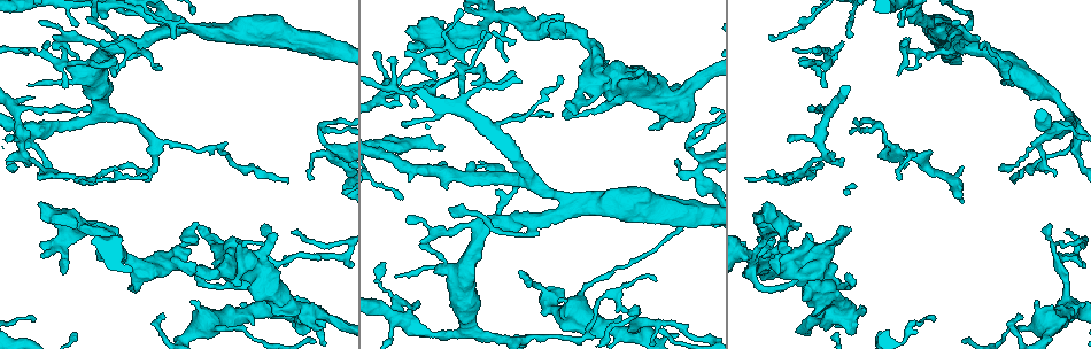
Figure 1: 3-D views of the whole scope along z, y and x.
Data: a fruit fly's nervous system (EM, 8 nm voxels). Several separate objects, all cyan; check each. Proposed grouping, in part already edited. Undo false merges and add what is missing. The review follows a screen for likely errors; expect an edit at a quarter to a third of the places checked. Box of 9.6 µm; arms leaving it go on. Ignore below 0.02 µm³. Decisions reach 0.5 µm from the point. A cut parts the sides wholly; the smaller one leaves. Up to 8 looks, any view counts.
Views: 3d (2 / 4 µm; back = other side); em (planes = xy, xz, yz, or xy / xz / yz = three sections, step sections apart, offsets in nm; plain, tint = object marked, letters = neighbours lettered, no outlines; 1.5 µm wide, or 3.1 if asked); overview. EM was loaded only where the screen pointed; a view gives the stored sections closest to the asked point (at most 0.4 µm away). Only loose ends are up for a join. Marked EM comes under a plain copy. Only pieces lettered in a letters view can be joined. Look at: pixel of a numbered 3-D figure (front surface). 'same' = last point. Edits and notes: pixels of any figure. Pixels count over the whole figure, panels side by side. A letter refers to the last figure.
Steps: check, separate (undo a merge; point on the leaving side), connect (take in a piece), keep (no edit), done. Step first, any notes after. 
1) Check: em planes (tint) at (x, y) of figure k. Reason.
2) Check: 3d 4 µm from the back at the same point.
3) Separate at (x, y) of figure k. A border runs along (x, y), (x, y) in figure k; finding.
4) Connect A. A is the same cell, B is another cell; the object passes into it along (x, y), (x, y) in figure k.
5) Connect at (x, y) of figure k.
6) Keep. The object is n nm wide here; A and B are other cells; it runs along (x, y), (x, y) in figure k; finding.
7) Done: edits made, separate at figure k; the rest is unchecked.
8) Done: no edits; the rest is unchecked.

Check: 3d 4 µm at (513, 191) of figure 1. Abrupt turn.

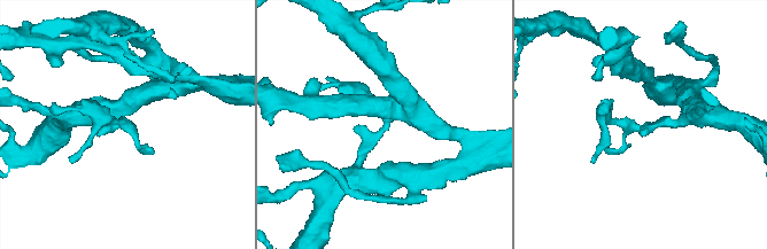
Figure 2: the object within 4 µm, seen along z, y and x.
Check: em planes (letters) at (382, 130) of figure 2.

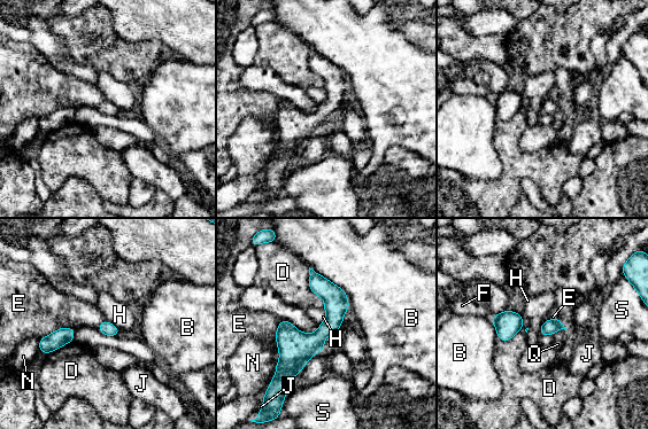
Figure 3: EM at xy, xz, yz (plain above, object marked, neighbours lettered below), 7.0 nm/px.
Keep. The longest contact is with B, 400 nm; B, D, E, F, H, J, N, Q and S are other cells; it runs along (313, 274), (332, 321), (283, 381) in figure 3; continuous, no second neuron.

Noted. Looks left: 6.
Check: em planes (letters) at (877, 126) of figure 1. Two arms at a narrow angle.

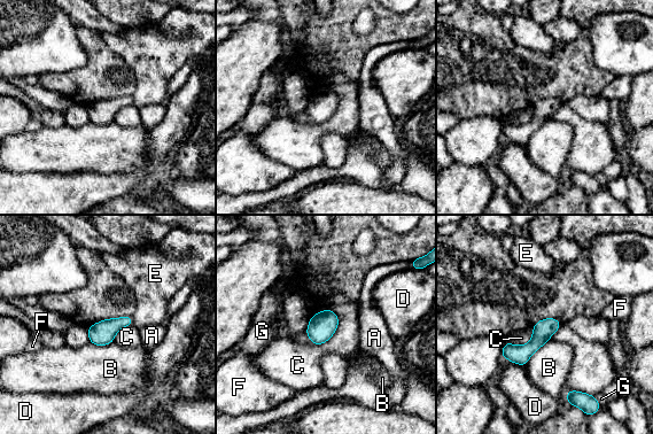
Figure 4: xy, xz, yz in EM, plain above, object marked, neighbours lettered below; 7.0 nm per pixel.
Keep. A, B, C, D, E, F and G are other cells; one neuron here.

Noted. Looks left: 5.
Check: 3d 2 µm at (565, 111) of figure 1.

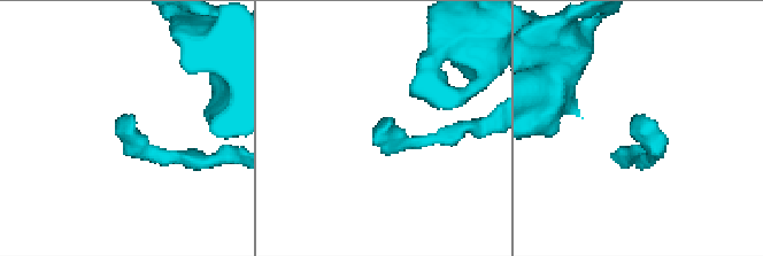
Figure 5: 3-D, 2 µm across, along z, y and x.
Check: em xy step 4 (letters) at (393, 118) of figure 5. Now the EM.

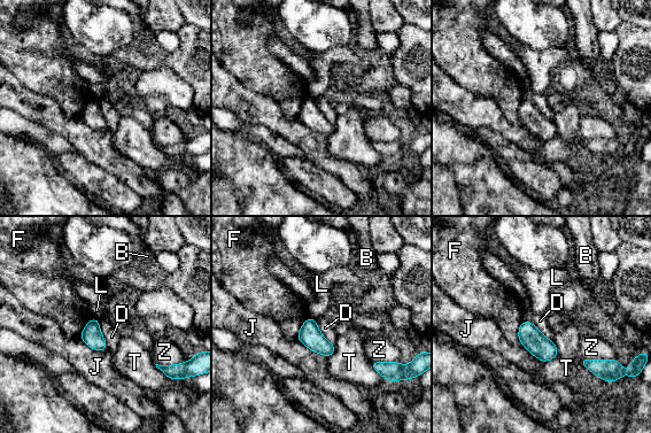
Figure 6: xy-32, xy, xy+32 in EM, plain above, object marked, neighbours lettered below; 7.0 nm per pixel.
Check: em planes (letters) at the same point.

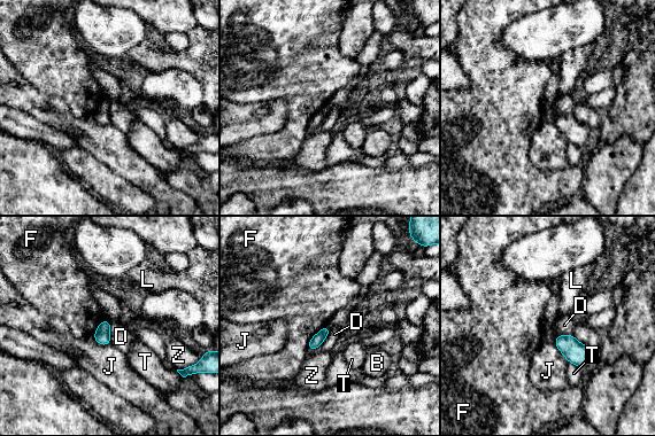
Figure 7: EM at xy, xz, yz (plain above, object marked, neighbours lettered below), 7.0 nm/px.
Keep. B, D, F, J, L, T and Z are other cells; a border runs along (331, 328), (326, 337), (308, 351) in figure 7; none of them fits.

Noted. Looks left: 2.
Done: no edits; the rest is unchecked.

